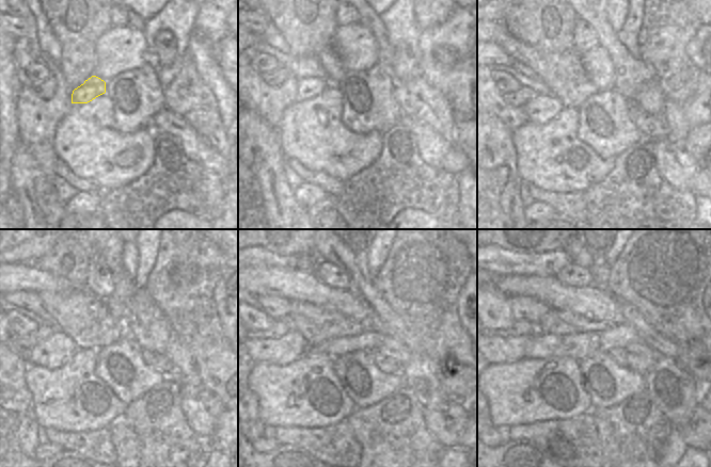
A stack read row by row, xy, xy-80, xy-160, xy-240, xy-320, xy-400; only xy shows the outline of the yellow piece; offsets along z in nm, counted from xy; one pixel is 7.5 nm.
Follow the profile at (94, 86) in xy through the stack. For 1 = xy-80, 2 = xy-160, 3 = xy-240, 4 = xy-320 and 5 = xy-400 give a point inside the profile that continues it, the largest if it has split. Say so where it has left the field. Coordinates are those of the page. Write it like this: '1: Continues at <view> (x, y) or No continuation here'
1: Continues at xy-80 (322, 90)
2: Continues at xy-160 (542, 108)
3: Continues at xy-240 (52, 352)
4: Continues at xy-320 (282, 351)
5: Continues at xy-400 (499, 349)

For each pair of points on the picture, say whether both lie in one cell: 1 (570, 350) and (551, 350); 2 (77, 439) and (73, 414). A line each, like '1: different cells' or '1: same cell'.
1: same cell
2: different cells

